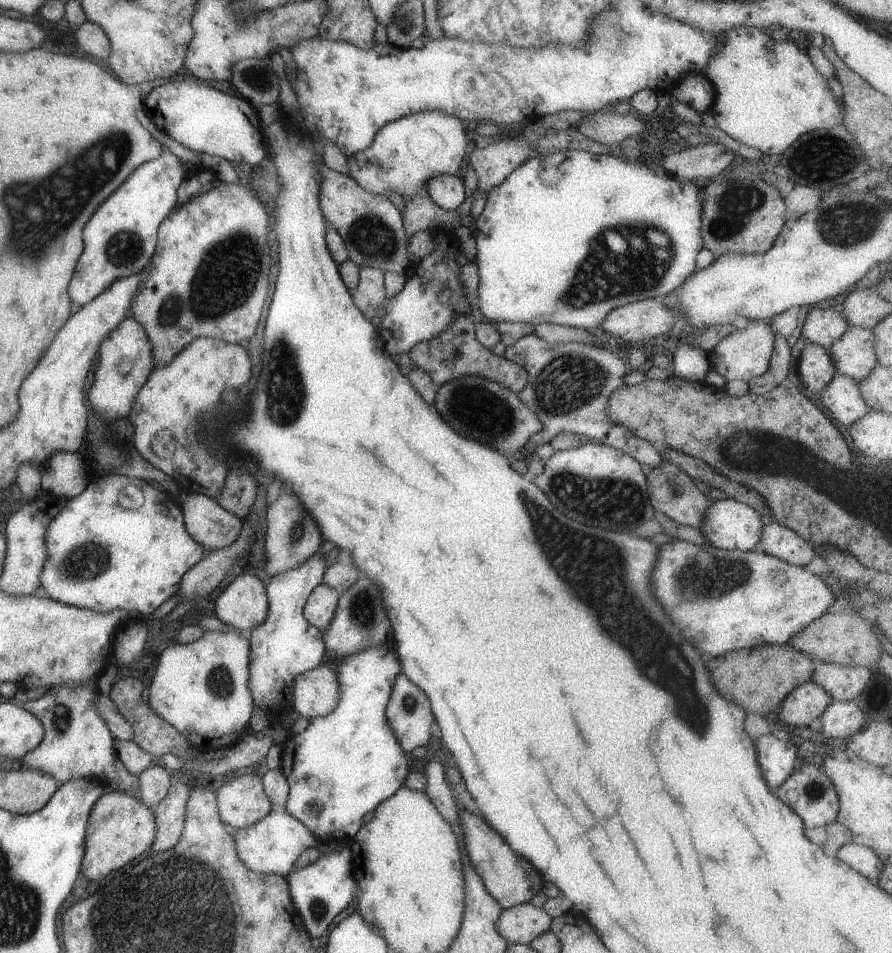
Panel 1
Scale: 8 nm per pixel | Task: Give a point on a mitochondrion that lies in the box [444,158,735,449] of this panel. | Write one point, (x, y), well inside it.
(639, 259)

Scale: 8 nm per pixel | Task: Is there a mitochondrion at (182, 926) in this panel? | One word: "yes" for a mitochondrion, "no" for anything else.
yes

